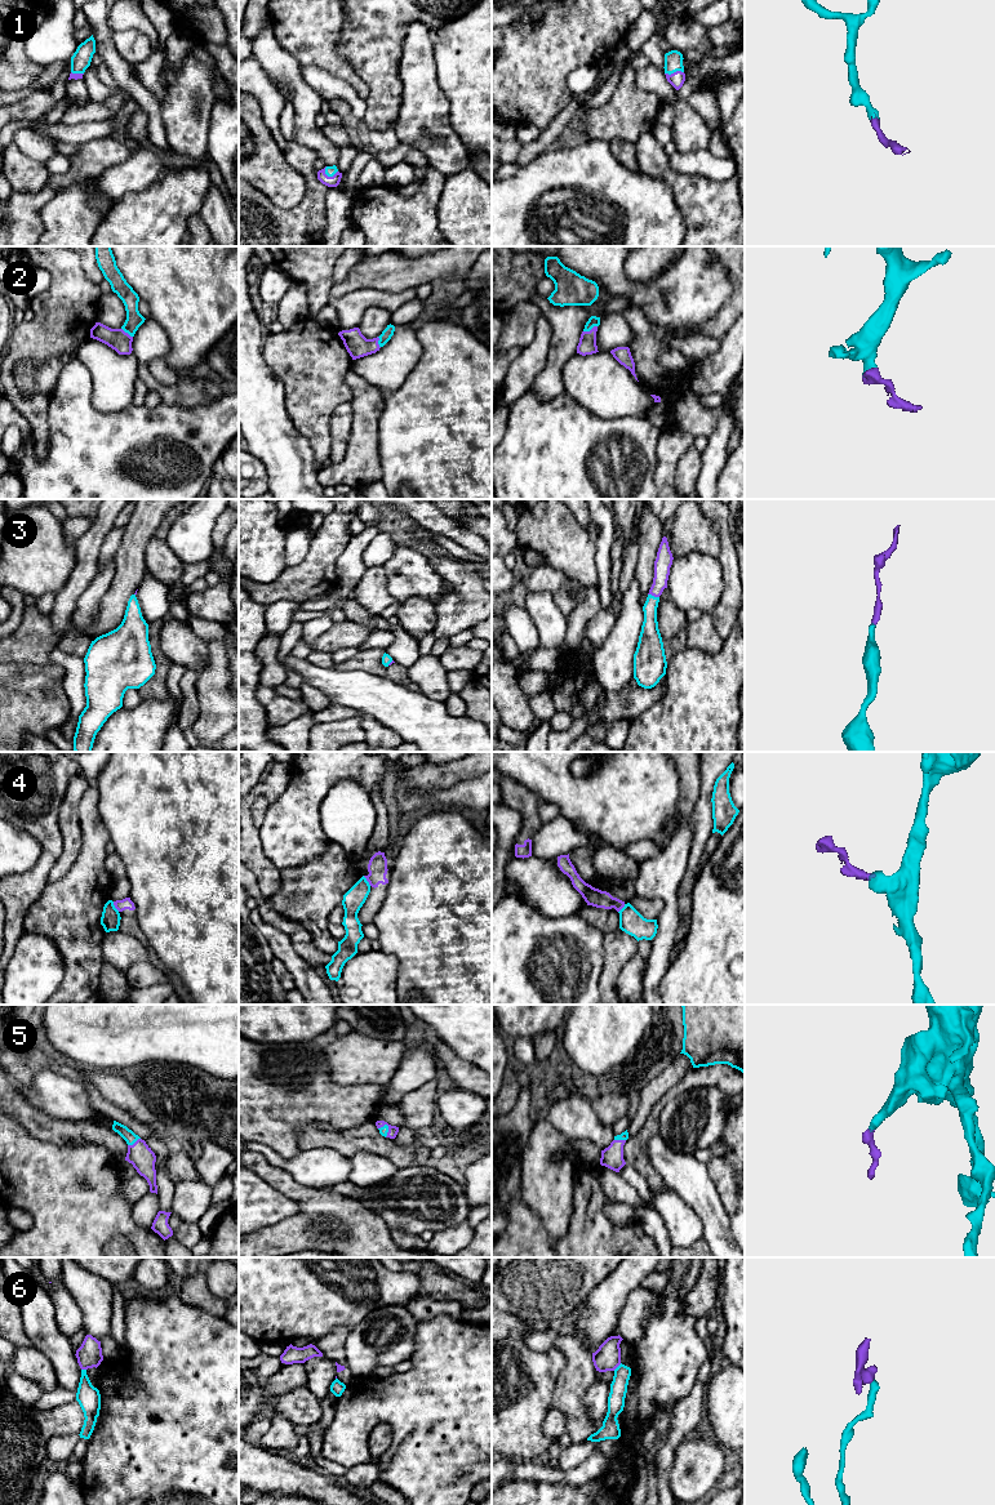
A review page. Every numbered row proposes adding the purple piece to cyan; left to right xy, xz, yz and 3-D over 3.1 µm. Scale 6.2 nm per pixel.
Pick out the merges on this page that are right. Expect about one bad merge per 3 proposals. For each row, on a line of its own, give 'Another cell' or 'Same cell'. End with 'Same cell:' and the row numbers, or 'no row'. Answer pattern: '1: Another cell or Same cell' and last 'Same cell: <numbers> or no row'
1: Same cell
2: Same cell
3: Same cell
4: Another cell
5: Same cell
6: Another cell
Same cell: 1, 2, 3, 5

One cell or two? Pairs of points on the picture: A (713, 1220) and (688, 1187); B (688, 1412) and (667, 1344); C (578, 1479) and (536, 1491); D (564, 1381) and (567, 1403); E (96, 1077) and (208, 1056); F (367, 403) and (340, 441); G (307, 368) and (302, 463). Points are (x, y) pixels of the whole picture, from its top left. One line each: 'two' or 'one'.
A: one
B: two
C: two
D: one
E: two
F: two
G: two

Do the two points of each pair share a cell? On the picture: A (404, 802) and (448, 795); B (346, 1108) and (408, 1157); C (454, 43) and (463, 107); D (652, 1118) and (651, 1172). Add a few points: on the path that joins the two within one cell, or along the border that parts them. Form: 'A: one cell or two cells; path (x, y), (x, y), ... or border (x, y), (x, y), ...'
A: one cell; path (414, 800), (438, 798)
B: two cells; border (372, 1120), (350, 1129), (336, 1129)
C: one cell; path (463, 58), (463, 92)
D: one cell; path (647, 1131), (640, 1139), (640, 1160)

